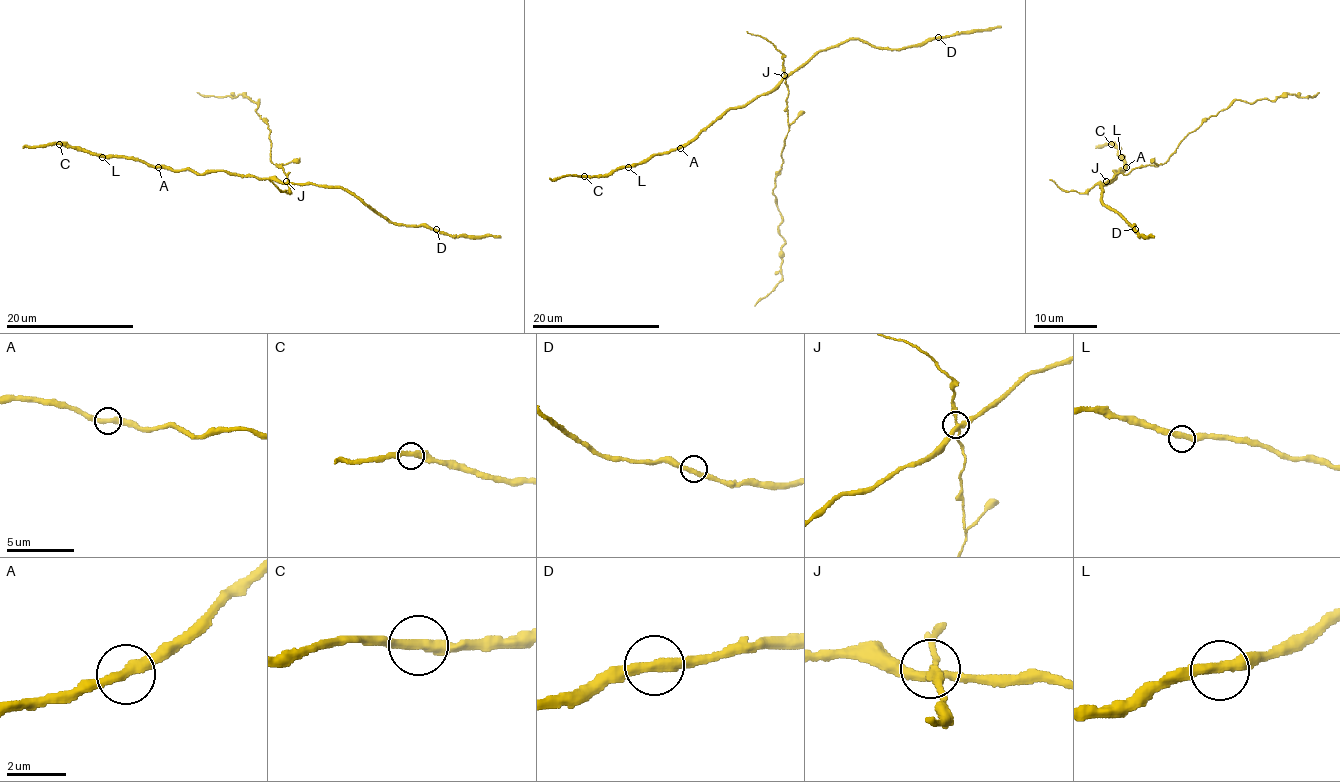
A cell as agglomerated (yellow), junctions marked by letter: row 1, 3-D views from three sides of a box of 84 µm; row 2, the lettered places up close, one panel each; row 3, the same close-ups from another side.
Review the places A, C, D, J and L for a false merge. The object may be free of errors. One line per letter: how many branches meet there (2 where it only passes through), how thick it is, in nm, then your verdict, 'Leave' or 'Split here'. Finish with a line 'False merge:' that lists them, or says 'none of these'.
A: Branches: 2. Thickness 340 nm. Leave
C: Branches: 2. Thickness 360 nm. Leave
D: Branches: 2. Thickness 360 nm. Leave
J: Branches: 4. Thickness 280 nm. Split here
L: Branches: 2. Thickness 360 nm. Leave
False merge: J

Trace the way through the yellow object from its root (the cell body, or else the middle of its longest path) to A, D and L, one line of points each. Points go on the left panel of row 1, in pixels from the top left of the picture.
A: (287, 181), (278, 183), (227, 171), (193, 173), (158, 167)
D: (287, 181), (348, 189), (394, 223), (423, 224), (436, 229)
L: (287, 181), (278, 183), (227, 171), (193, 173), (153, 167), (126, 157), (102, 157)

